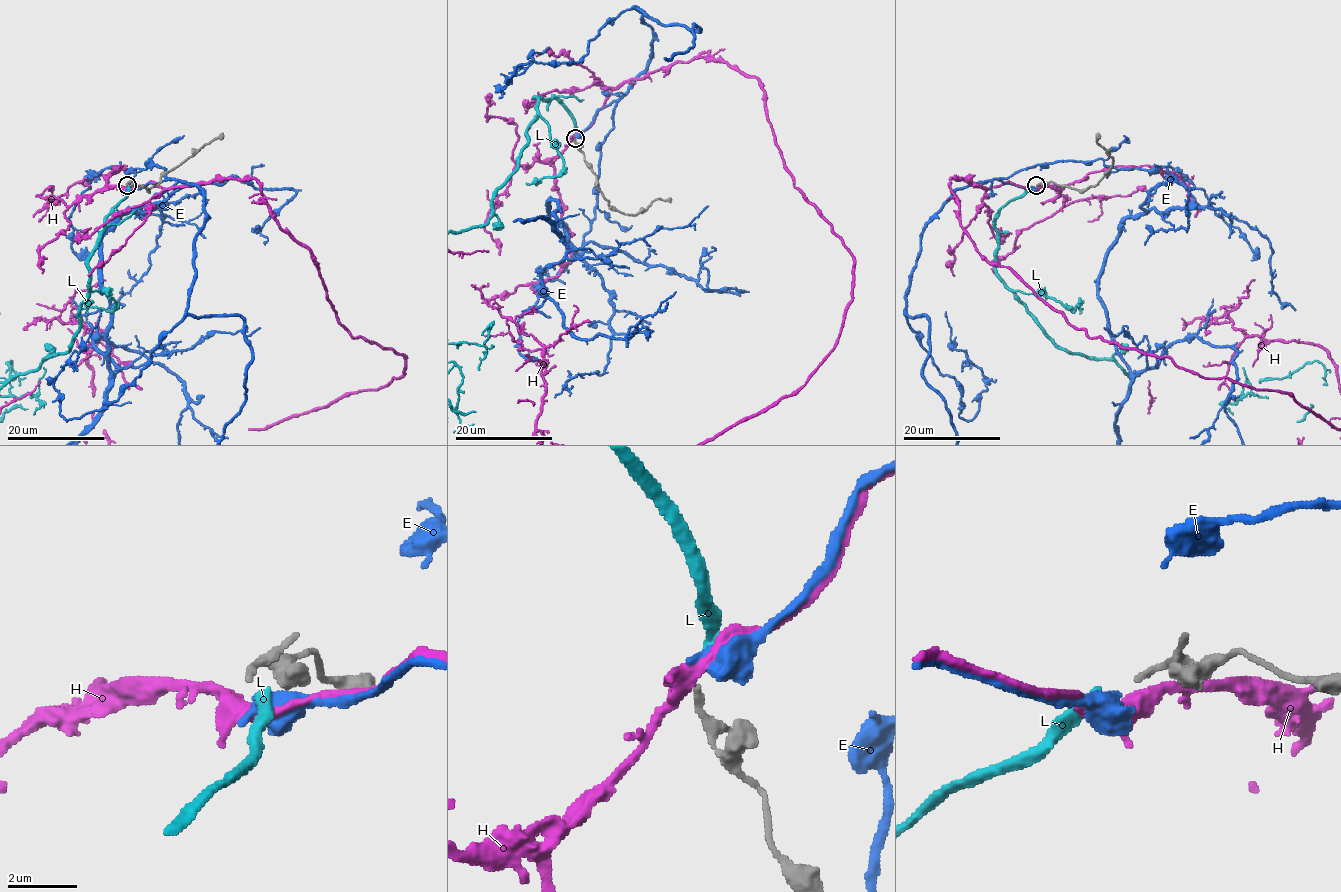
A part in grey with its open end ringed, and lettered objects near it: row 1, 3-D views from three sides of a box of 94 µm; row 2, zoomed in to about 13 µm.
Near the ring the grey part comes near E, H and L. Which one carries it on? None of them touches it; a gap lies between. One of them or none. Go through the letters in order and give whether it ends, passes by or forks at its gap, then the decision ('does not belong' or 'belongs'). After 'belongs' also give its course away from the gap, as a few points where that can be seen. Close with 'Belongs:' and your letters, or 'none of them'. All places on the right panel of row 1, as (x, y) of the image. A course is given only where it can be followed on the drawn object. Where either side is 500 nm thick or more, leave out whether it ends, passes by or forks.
E: does not belong
H: it forks | does not belong
L: it ends | does not belong
Belongs: none of them

